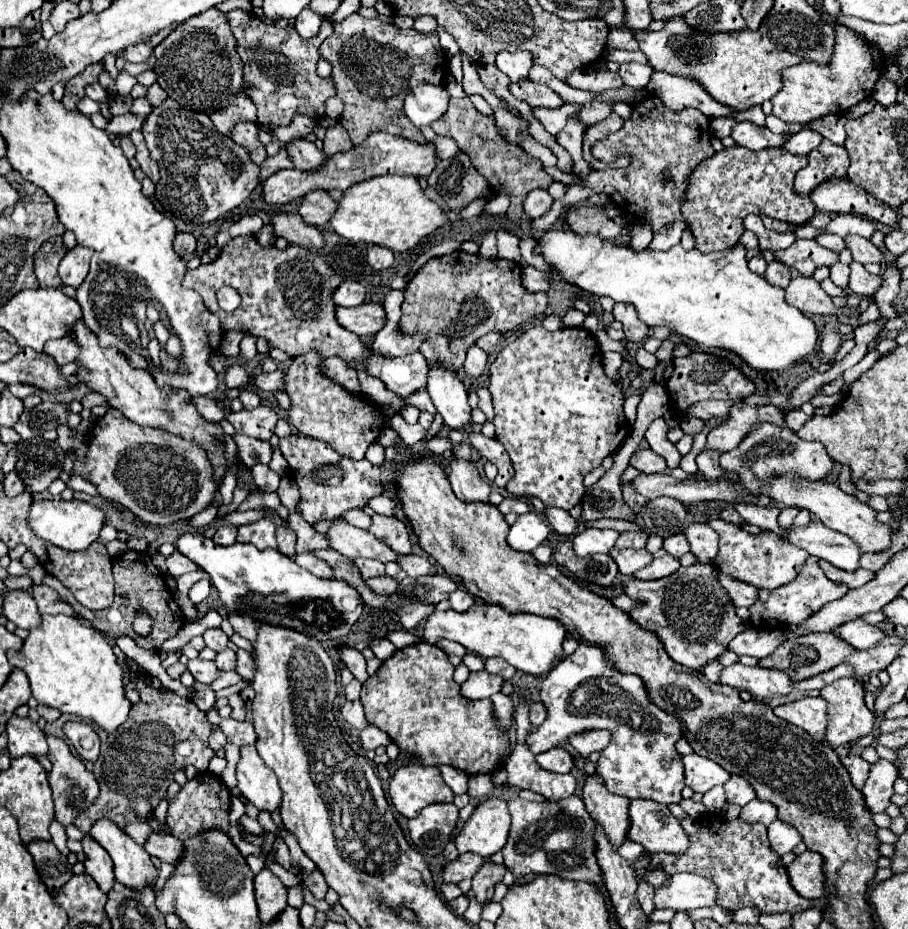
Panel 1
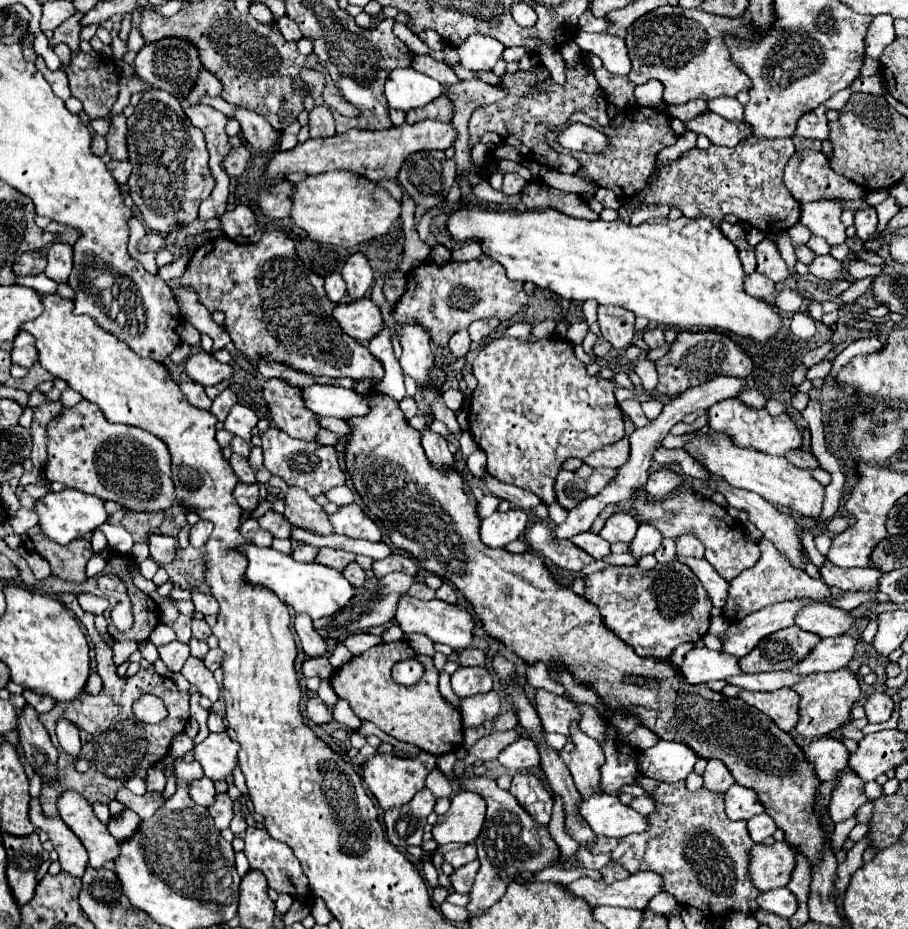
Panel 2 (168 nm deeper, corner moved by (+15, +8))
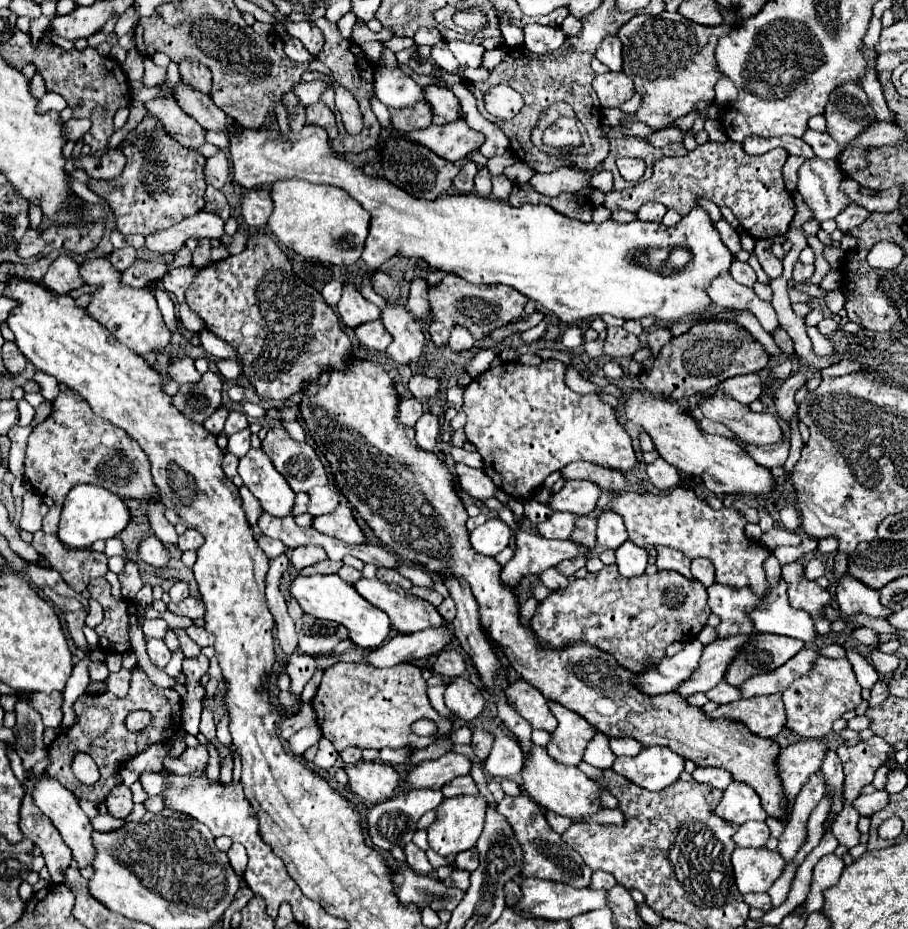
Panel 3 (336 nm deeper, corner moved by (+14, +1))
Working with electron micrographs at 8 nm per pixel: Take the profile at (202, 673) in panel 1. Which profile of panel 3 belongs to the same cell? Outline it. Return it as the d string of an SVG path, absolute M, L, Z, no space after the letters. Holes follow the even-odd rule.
M144 637L144 639L146 639L146 651L150 655L150 661L160 669L164 669L166 663L170 661L170 651L166 643L162 639L150 639L150 637Z

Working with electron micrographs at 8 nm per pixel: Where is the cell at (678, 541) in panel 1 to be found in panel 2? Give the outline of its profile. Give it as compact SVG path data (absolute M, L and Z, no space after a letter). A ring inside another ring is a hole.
M641 524L635 538L631 540L631 554L637 558L641 558L645 554L653 554L661 546L661 540L663 540L663 536L655 526Z

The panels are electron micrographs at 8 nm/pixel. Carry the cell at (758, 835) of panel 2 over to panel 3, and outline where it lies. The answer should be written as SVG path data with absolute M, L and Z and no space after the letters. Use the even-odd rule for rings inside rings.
M746 821L734 833L734 843L738 847L764 847L770 837L770 829L764 821Z

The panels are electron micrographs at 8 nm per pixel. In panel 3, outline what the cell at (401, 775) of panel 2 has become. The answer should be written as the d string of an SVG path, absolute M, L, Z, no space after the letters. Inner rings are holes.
M360 761L356 765L344 767L344 771L348 775L350 791L368 803L380 803L390 799L400 783L400 775L396 773L396 769L380 761Z

